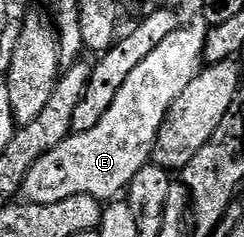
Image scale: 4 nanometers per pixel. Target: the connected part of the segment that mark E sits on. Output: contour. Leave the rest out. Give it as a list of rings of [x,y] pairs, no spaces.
[[[199,22],[192,26],[184,24],[169,32],[169,36],[129,72],[129,80],[125,80],[121,92],[117,92],[117,100],[113,100],[109,112],[101,116],[97,125],[72,133],[33,164],[23,182],[22,193],[36,201],[55,201],[78,194],[93,194],[103,200],[122,195],[119,193],[134,183],[137,172],[152,161],[151,153],[156,153],[172,104],[205,65],[209,30]]]

